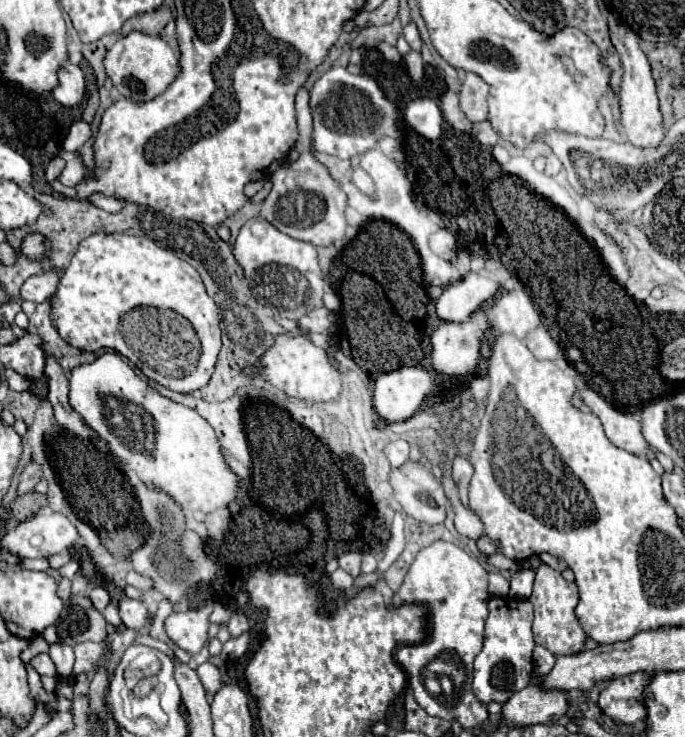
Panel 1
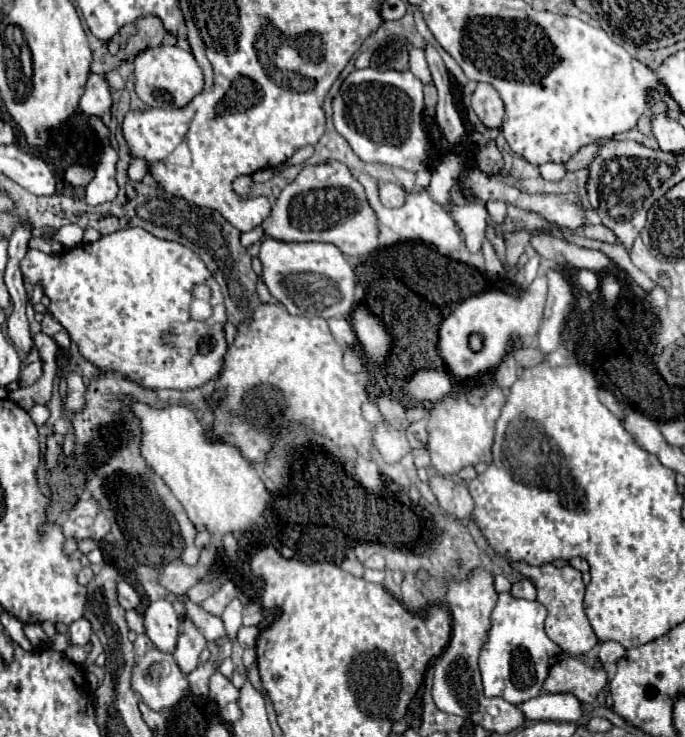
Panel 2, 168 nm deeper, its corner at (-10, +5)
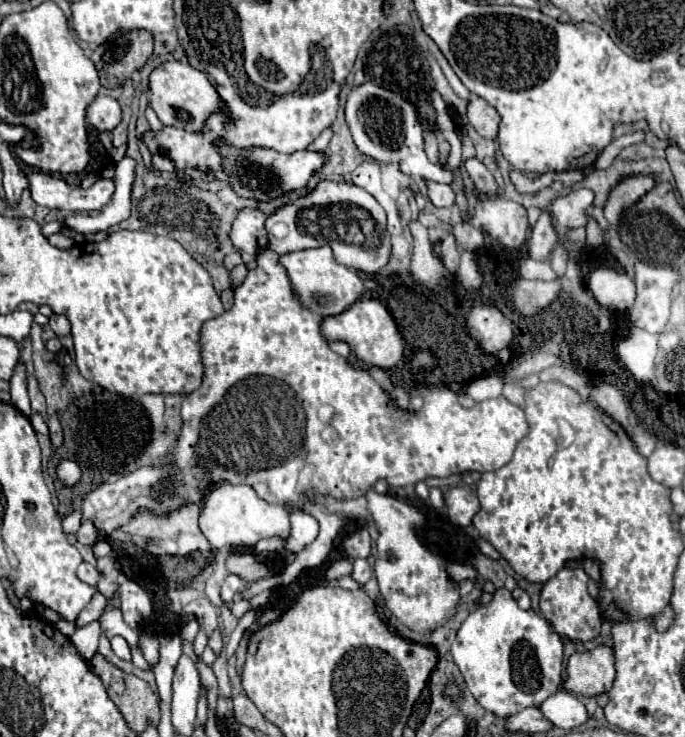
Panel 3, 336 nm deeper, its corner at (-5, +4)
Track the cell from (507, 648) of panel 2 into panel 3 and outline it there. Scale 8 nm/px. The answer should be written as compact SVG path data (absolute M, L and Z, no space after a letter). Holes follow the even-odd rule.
M497 589L491 603L465 619L451 655L479 705L503 719L527 707L539 707L563 681L563 639L545 617L533 609L519 609L507 589Z

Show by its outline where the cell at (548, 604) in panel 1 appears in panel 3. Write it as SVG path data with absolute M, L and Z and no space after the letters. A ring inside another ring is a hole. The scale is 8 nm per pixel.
M581 567L563 569L551 581L547 581L543 585L541 601L539 601L543 615L555 627L555 631L559 631L559 635L569 637L569 639L577 639L583 643L593 641L599 635L599 627L601 627L599 605L593 597L589 597L587 581L589 581L589 575Z

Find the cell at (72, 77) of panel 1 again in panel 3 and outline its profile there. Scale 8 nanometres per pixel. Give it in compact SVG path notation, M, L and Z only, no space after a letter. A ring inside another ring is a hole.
M99 95L87 109L87 119L97 131L113 131L121 123L121 107L115 99Z

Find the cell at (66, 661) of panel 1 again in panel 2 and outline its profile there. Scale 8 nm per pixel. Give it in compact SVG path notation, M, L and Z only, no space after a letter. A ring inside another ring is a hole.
M84 618L72 622L68 628L68 638L70 638L70 644L74 644L74 646L86 646L90 634L92 634L92 630L90 630L88 622L84 622Z

